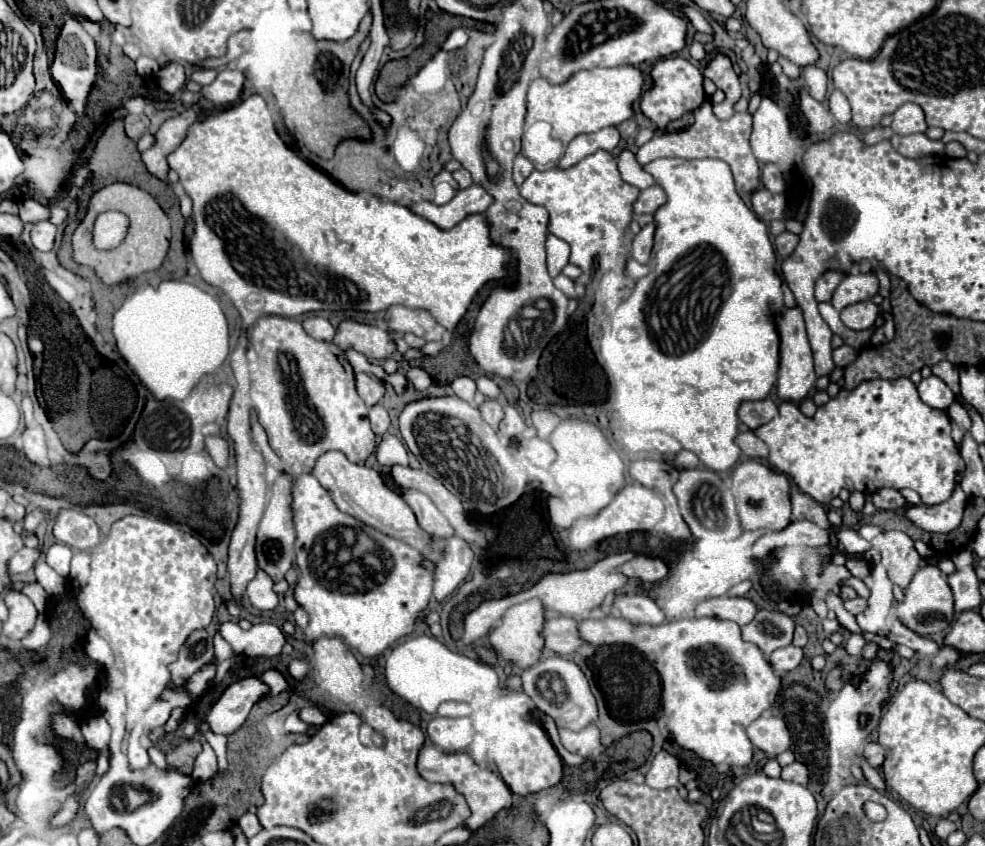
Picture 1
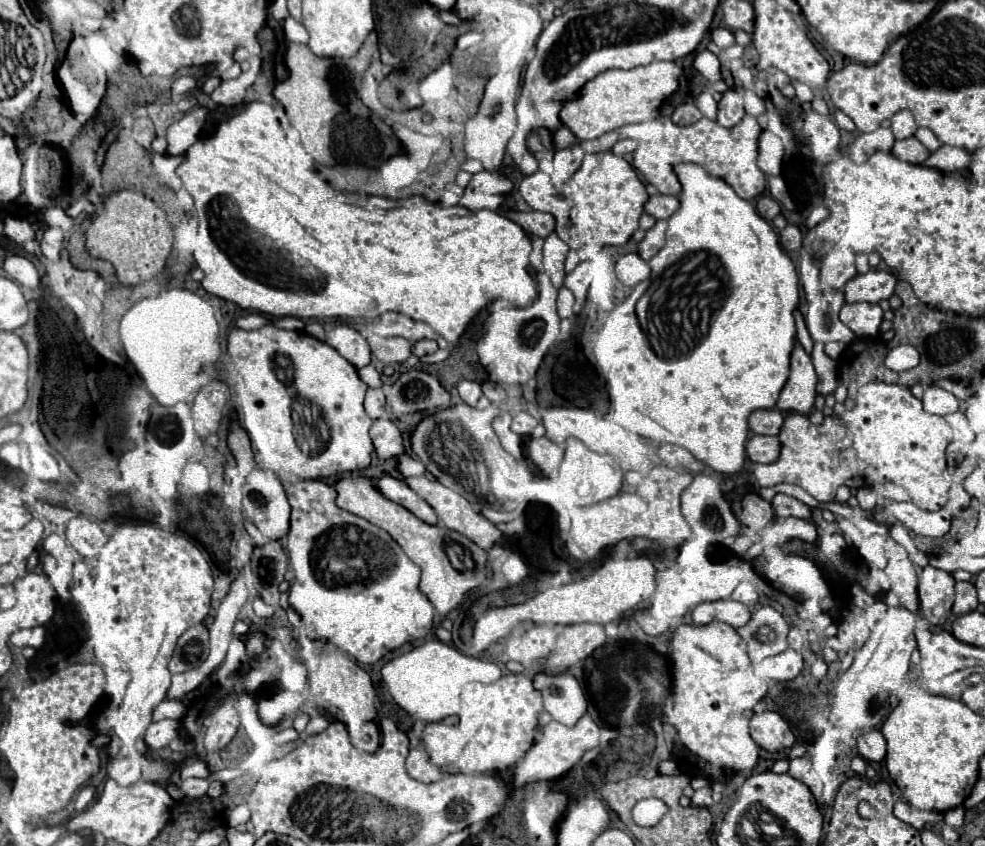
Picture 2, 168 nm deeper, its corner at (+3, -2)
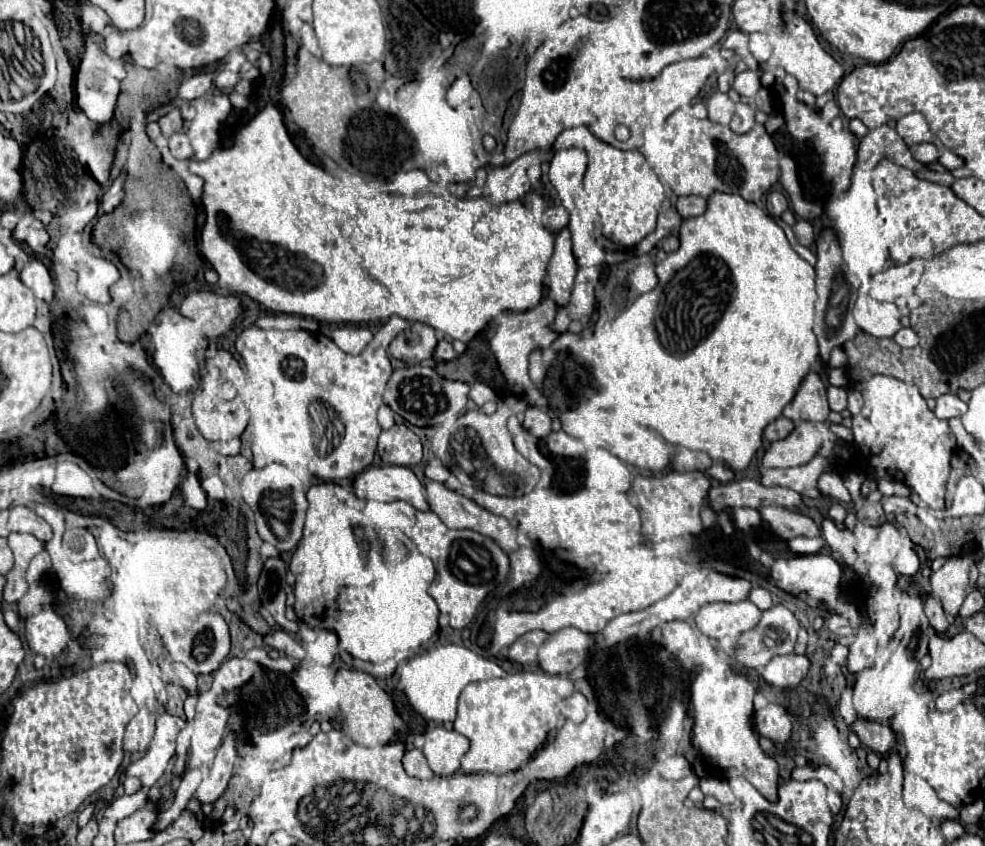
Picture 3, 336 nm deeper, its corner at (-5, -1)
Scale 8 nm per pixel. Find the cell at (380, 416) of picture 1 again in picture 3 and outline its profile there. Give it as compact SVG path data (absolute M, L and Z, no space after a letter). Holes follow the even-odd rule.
M395 425L391 431L383 431L379 435L379 449L381 461L385 465L417 465L423 458L422 443L419 437L409 431L405 425Z

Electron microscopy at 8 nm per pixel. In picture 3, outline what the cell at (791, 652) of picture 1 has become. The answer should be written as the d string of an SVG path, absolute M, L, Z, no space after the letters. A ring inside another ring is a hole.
M779 655L773 657L761 671L761 677L771 687L797 687L809 671L809 659L805 655Z

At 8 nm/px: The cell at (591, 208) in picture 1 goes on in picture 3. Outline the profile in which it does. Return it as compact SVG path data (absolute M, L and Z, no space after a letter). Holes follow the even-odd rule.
M585 126L565 129L557 137L553 144L556 150L577 147L589 153L589 165L585 173L585 191L597 193L601 197L601 213L615 213L611 215L611 221L601 221L603 235L609 237L615 245L633 249L643 237L655 231L655 221L661 209L661 203L665 201L665 189L661 181L655 177L655 173L649 169L645 157L633 149L633 151L621 151L613 145L607 145L599 141ZM643 225L643 233L637 229Z

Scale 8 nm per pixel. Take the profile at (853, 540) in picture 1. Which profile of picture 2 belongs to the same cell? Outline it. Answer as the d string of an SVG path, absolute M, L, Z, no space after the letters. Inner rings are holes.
M777 494L777 514L779 516L795 516L795 518L811 518L811 508L805 506L803 502L799 502L797 498L793 496L787 496L787 494Z

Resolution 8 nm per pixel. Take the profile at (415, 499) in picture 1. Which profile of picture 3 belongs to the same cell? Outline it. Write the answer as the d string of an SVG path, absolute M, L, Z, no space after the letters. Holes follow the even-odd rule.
M397 465L370 466L353 477L353 491L359 499L373 501L407 501L419 511L427 511L425 489L410 467Z

